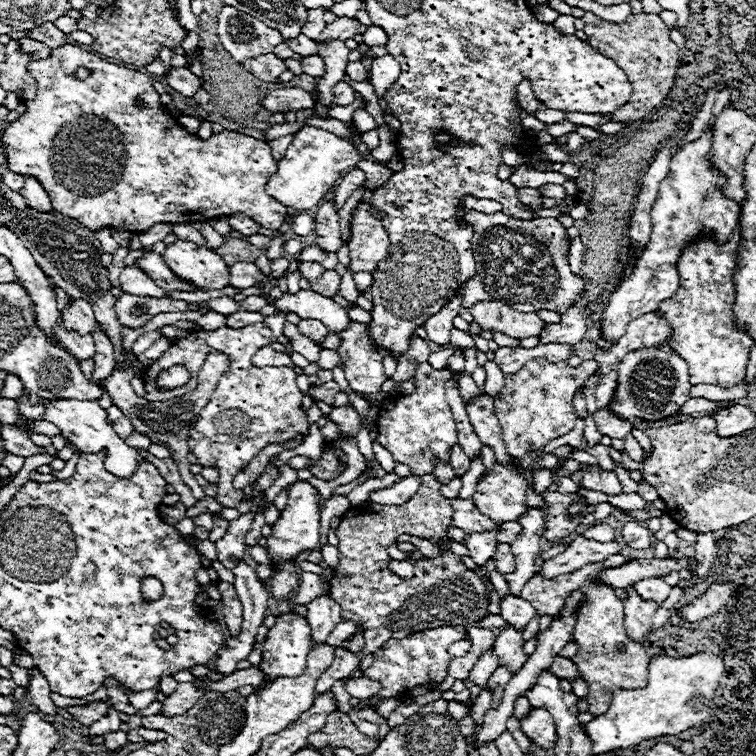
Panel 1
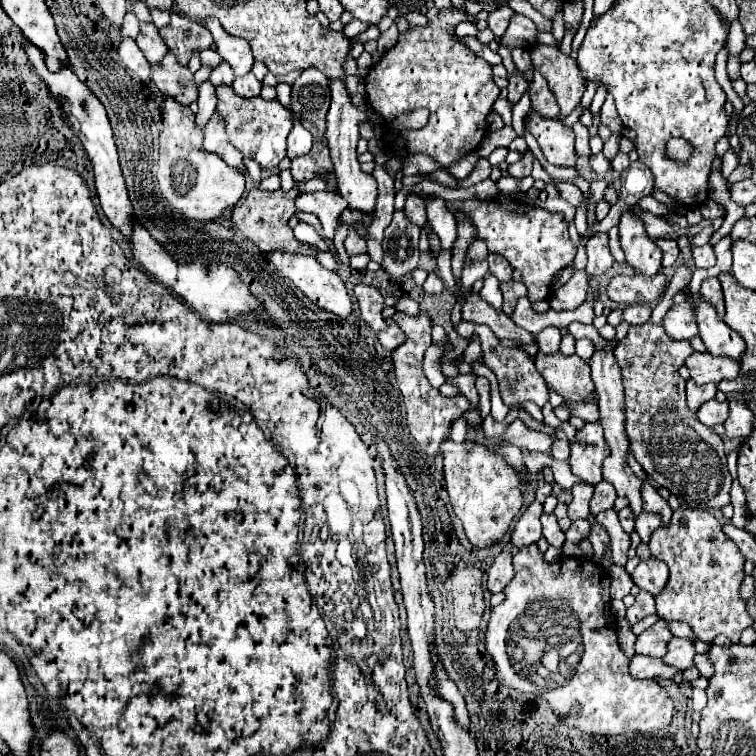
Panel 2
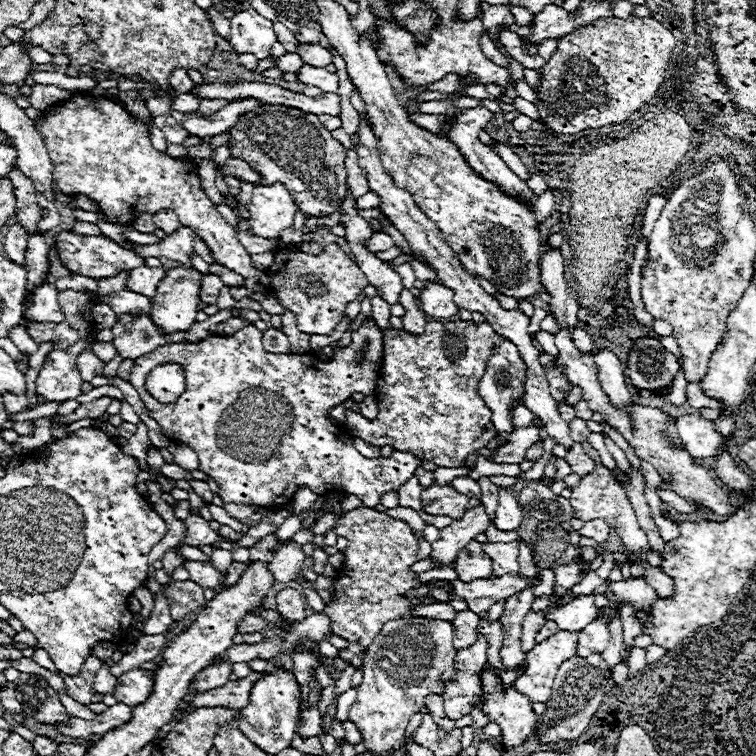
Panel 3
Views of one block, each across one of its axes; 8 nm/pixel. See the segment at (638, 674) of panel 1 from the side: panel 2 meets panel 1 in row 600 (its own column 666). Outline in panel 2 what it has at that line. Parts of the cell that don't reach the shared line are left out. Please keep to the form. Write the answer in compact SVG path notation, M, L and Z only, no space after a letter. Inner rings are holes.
M678 508L670 526L654 530L650 552L670 568L668 584L654 598L656 614L662 620L688 622L704 642L712 642L718 634L738 642L742 630L754 624L754 618L746 610L746 602L740 598L746 558L742 558L738 546L724 534L722 524L710 512Z

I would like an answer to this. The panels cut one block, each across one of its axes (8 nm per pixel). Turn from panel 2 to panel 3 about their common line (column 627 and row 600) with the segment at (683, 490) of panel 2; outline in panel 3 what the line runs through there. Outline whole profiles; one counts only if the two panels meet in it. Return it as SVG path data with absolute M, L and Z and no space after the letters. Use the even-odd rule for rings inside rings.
M360 506L348 510L334 528L338 536L348 540L348 548L344 550L346 562L340 570L342 578L334 580L336 600L324 612L330 612L334 632L350 642L346 650L338 652L348 662L362 648L368 648L386 622L410 616L410 604L428 604L434 600L406 600L404 596L406 590L422 586L412 580L416 574L410 572L410 566L416 562L418 540L406 522Z

